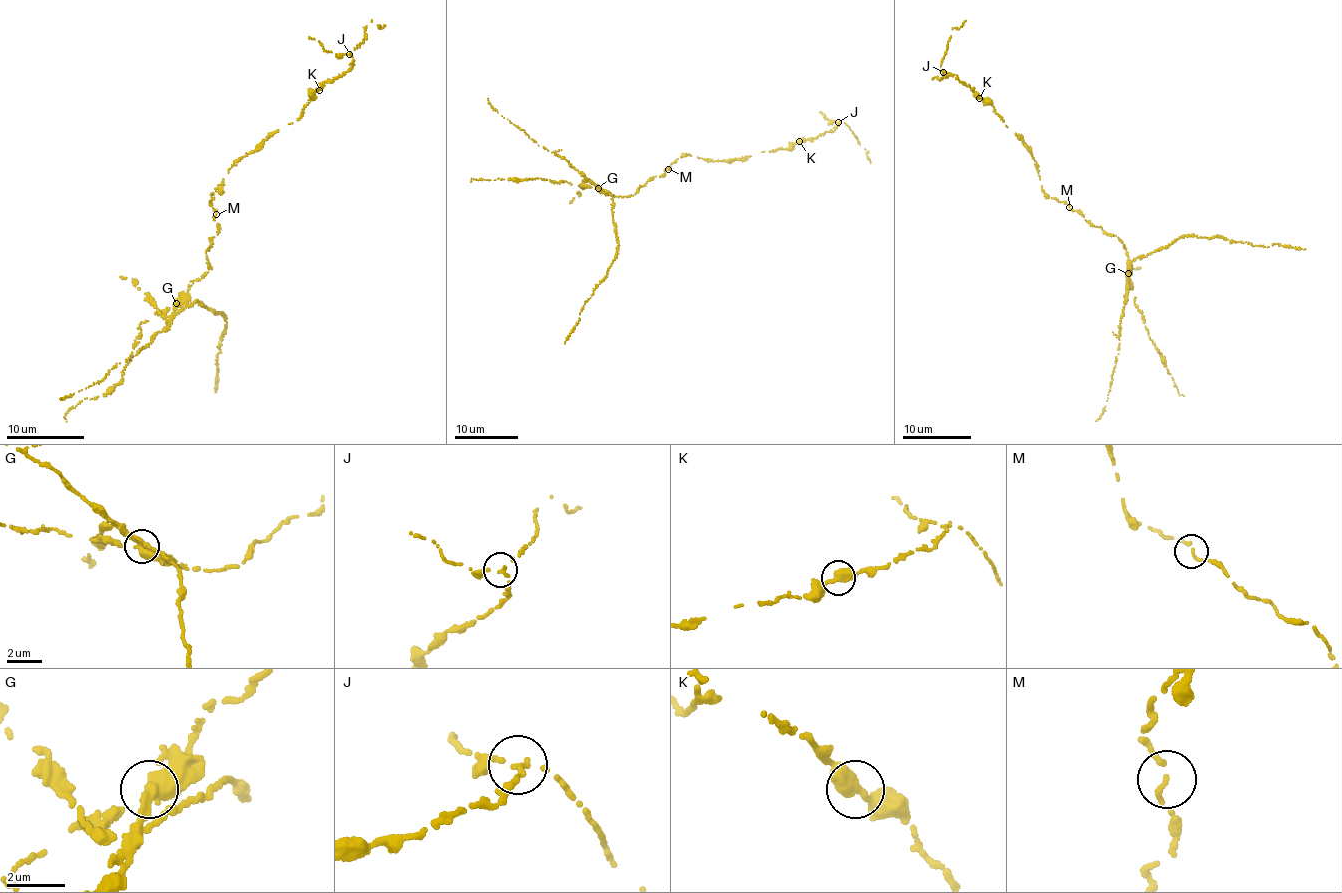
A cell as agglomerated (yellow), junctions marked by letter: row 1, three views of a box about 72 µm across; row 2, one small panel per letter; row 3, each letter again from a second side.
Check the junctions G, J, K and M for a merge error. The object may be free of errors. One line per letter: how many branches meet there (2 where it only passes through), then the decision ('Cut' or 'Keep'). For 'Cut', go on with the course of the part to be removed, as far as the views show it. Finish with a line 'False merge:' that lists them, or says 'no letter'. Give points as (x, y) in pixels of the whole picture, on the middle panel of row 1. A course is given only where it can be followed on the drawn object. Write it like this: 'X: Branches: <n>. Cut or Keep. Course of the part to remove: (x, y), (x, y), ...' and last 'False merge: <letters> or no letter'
G: Branches: 2. Cut. Course of the part to remove: (599, 187), (611, 196), (617, 258), (585, 303), (578, 323), (564, 343)
J: Branches: 2. Keep
K: Branches: 2. Keep
M: Branches: 2. Keep
False merge: G

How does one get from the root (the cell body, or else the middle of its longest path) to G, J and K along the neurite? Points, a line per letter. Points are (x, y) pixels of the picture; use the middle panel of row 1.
G: (668, 169), (648, 179), (633, 195), (613, 196), (599, 187)
J: (668, 169), (672, 162), (686, 154), (714, 161), (733, 160), (785, 149), (835, 130), (838, 122)
K: (668, 169), (672, 162), (686, 154), (714, 161), (741, 160), (761, 152), (785, 149), (799, 141)

